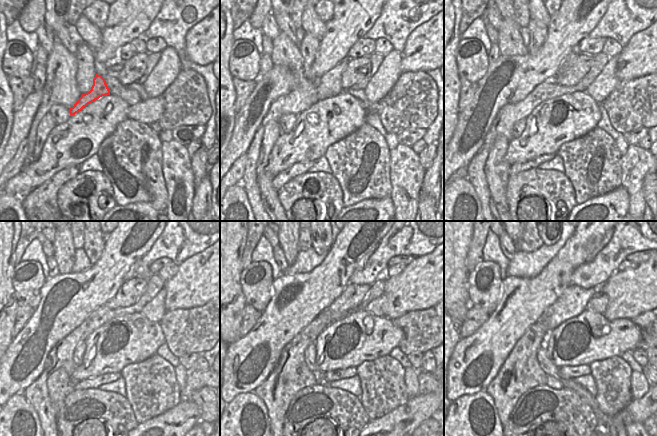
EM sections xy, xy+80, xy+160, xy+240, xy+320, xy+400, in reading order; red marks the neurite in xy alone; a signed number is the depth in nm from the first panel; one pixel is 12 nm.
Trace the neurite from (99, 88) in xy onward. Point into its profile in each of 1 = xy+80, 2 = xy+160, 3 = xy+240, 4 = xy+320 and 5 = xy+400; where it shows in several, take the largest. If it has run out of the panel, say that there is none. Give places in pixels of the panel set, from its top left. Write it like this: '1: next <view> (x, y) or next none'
1: next xy+80 (329, 84)
2: next xy+160 (575, 51)
3: next xy+240 (129, 274)
4: next xy+320 (367, 256)
5: next xy+400 (604, 241)

